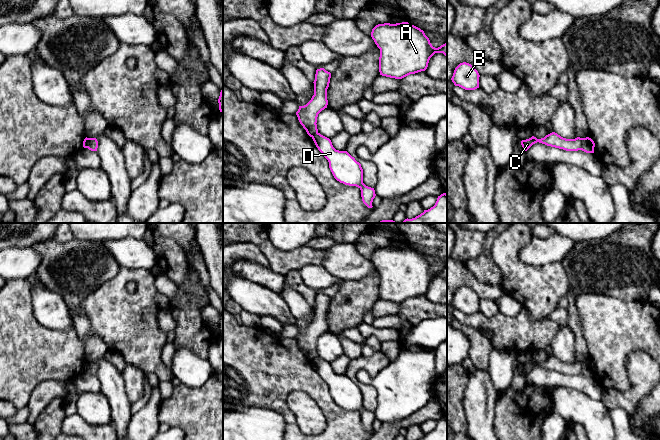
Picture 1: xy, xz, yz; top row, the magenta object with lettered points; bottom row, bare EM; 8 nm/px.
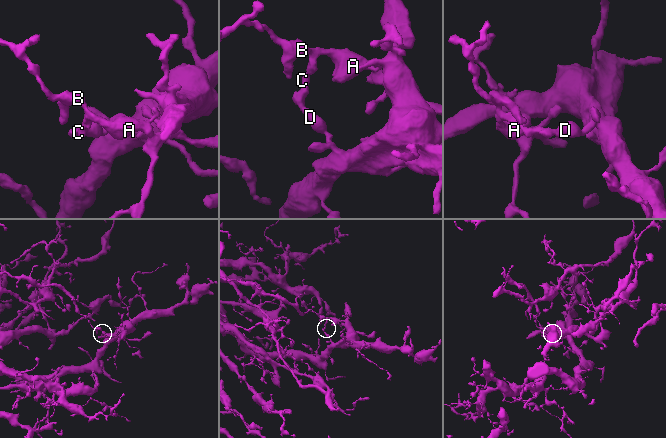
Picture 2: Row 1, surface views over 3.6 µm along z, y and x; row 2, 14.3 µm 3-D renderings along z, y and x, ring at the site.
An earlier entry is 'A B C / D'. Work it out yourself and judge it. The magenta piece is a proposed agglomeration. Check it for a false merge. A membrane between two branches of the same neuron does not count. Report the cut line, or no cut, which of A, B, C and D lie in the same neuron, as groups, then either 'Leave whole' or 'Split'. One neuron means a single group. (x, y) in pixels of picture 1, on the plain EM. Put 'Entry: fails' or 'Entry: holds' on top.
Entry: holds
Split along yz (583, 362), (580, 373). Groups: A B C / D. Split

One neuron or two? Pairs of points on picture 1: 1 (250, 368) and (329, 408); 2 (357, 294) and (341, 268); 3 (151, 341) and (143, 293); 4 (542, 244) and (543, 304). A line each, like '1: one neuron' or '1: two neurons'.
1: one neuron
2: two neurons
3: one neuron
4: two neurons

